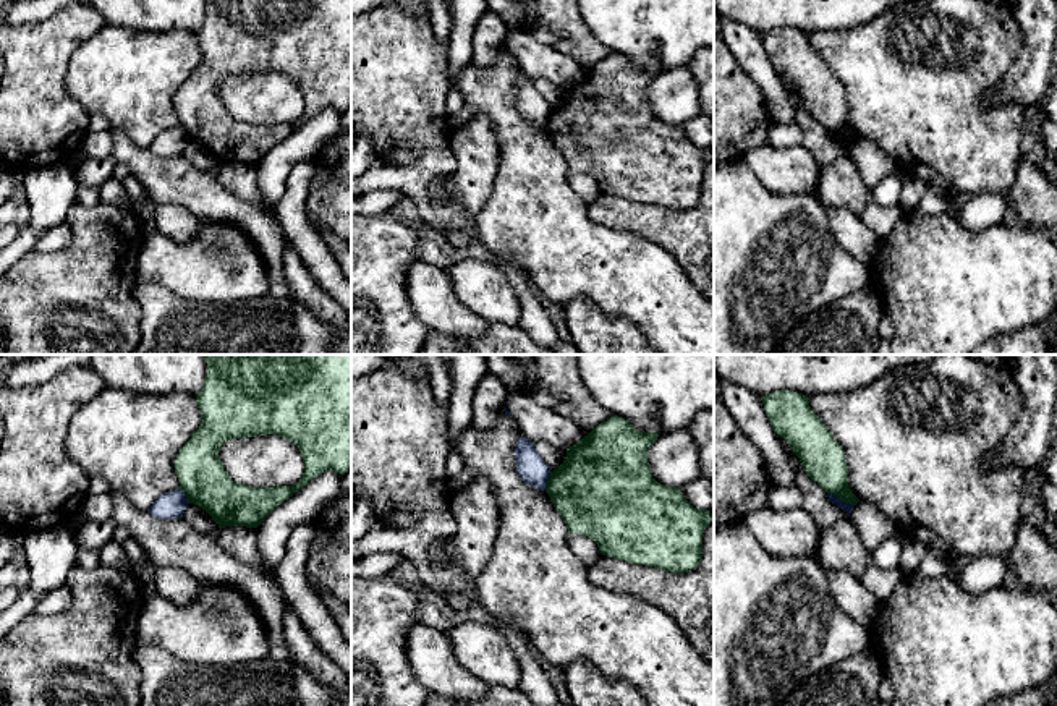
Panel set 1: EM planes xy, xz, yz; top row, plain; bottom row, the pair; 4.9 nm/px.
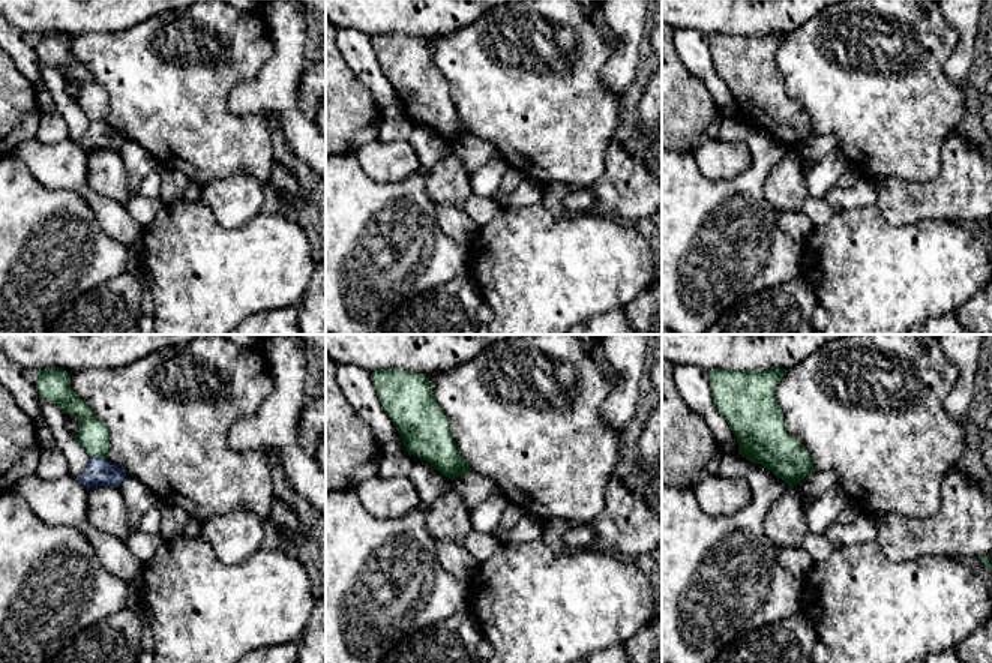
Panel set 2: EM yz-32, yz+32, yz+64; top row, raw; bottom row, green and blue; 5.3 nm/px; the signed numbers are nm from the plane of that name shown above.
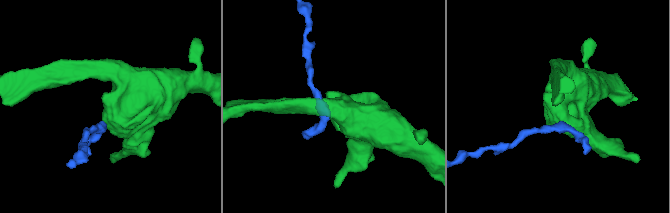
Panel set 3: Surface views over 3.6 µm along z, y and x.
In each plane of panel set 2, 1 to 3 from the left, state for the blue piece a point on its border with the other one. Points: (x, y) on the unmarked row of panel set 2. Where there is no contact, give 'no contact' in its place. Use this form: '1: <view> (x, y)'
1: yz-32 (98, 120)
2: no contact
3: no contact

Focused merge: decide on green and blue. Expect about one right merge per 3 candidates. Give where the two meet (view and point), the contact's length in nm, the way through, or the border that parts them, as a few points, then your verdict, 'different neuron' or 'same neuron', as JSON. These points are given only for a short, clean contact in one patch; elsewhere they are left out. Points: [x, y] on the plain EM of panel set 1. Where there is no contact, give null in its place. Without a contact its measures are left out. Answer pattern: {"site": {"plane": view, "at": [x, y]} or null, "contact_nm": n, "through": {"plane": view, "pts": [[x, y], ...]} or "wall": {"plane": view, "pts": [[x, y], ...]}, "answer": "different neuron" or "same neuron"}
{"site": {"plane": "yz", "at": [840, 136]}, "contact_nm": 150, "wall": {"plane": "yz", "pts": [[827, 130], [853, 143]]}, "answer": "different neuron"}

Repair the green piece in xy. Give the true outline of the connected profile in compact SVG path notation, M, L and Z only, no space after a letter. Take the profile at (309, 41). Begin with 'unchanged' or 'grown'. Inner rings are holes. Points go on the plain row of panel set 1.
unchanged; M207 0L204 24L196 31L201 63L180 86L175 108L188 139L206 147L219 165L257 165L278 142L325 108L345 112L351 105L351 0ZM278 71L291 78L304 99L303 115L293 123L253 125L235 120L219 91L225 79Z

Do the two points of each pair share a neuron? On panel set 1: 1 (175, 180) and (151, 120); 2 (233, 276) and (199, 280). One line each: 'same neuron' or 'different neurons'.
1: different neurons
2: same neuron

